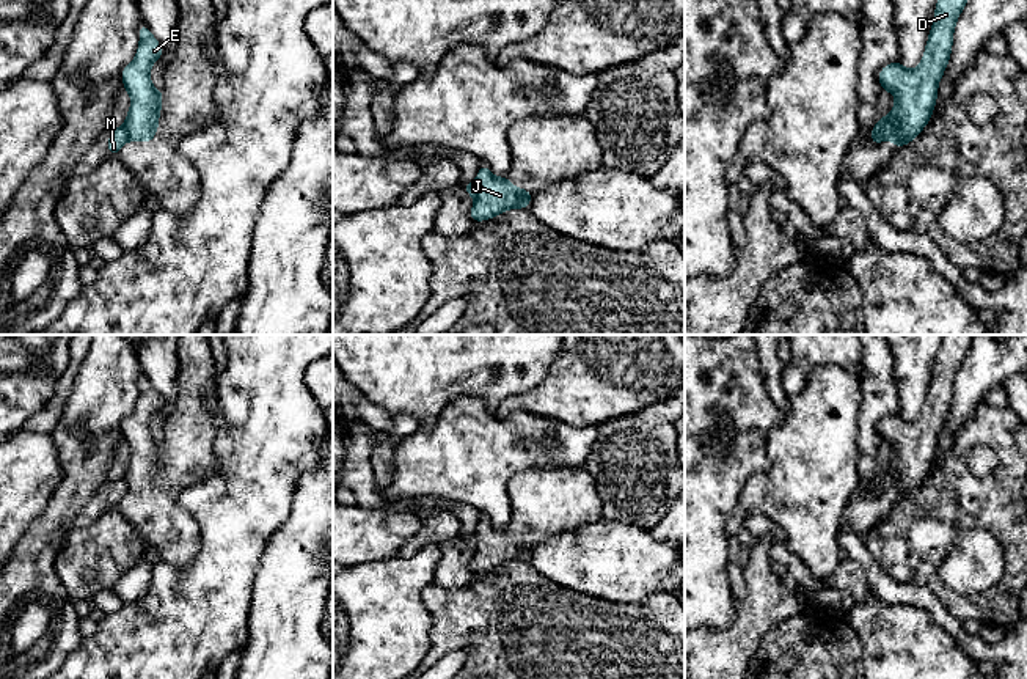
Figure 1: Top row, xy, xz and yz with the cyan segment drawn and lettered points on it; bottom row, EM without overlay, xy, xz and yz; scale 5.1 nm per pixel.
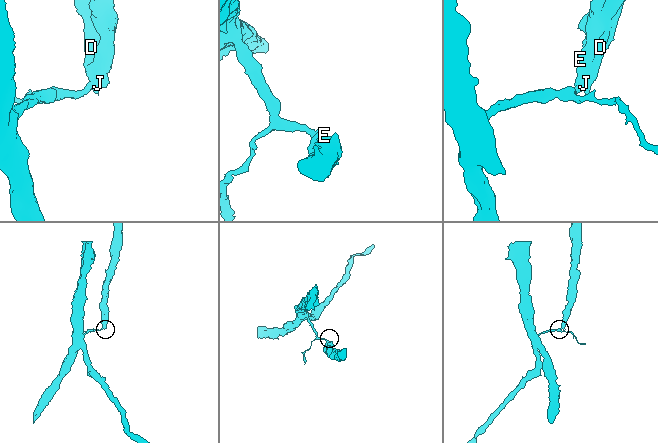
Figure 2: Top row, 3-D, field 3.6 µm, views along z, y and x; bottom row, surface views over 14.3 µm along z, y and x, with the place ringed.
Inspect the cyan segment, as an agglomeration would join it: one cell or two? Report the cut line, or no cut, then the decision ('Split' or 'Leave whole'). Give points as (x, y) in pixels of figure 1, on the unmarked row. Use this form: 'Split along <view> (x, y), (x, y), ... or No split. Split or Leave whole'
Split along xy (123, 477), (127, 492). Split

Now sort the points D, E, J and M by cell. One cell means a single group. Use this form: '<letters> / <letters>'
D E J / M

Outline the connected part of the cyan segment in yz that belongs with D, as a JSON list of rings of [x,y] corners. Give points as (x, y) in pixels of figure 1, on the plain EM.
[[[974,335],[942,336],[925,404],[916,421],[894,413],[878,424],[883,445],[894,445],[895,456],[876,473],[872,490],[887,484],[887,492],[900,501],[916,492],[930,475],[937,454],[937,439],[950,413],[956,373],[970,351],[972,340]]]

